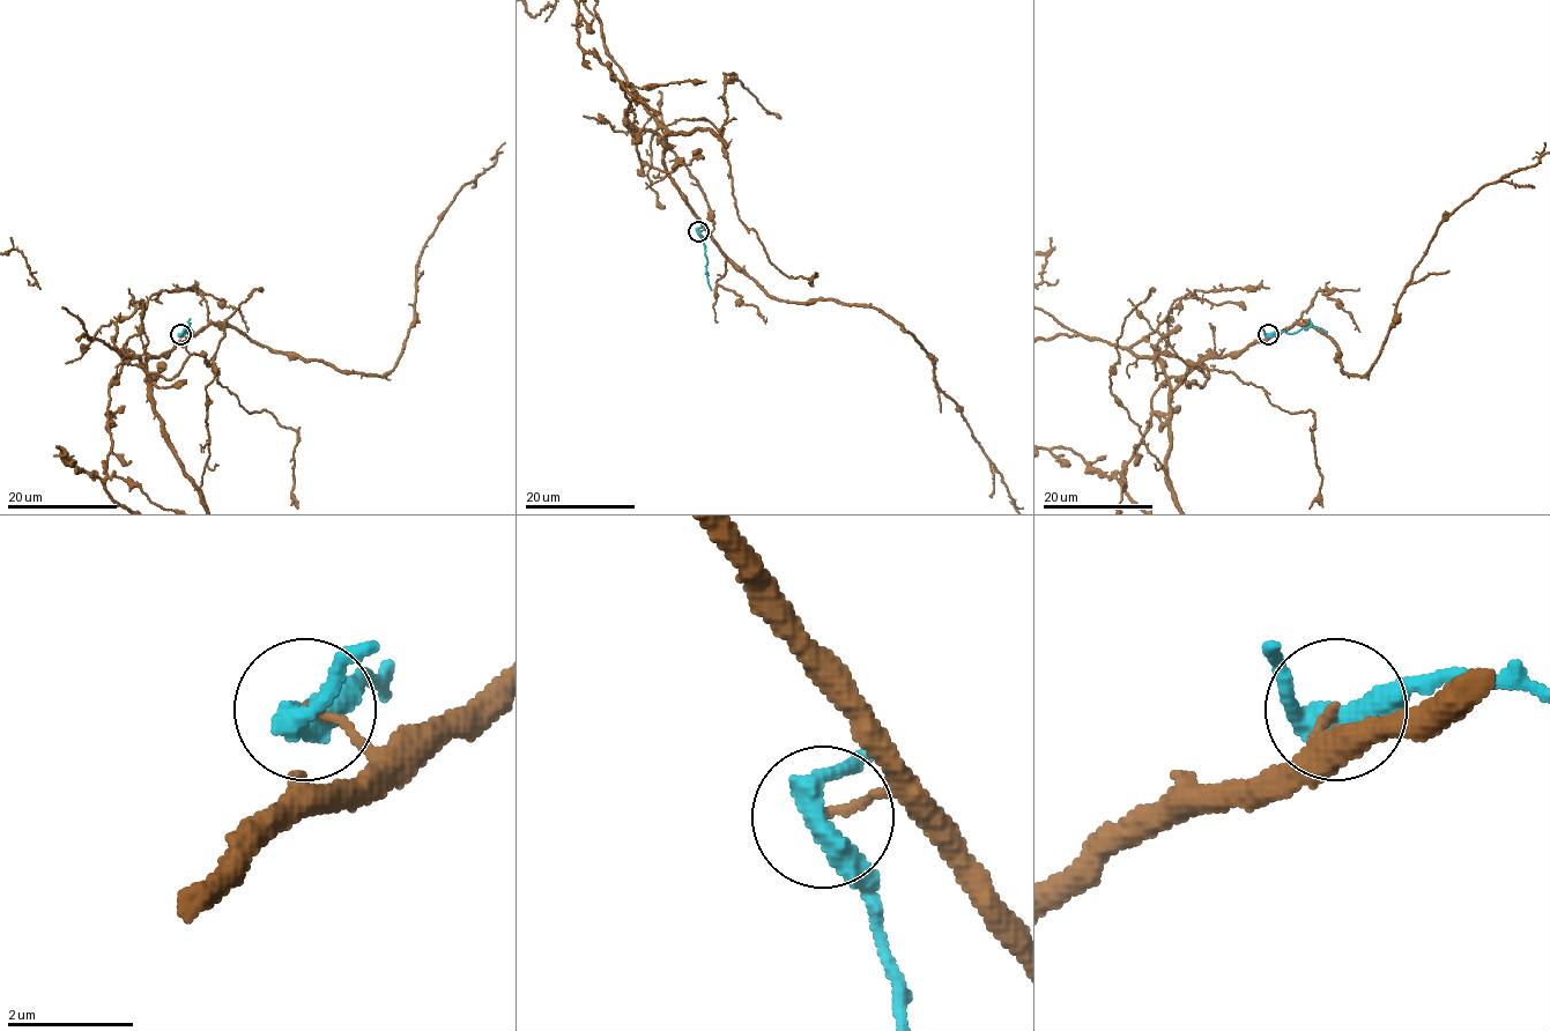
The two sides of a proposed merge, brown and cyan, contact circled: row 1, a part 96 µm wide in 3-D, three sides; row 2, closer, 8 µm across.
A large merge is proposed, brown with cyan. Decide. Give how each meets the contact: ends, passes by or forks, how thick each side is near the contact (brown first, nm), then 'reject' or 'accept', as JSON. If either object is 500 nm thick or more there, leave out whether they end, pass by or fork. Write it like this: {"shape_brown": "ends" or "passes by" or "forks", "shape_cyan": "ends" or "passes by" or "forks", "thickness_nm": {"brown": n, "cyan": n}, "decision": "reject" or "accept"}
{"shape_brown": "ends", "shape_cyan": "passes by", "thickness_nm": {"brown": 110, "cyan": 420}, "decision": "reject"}

